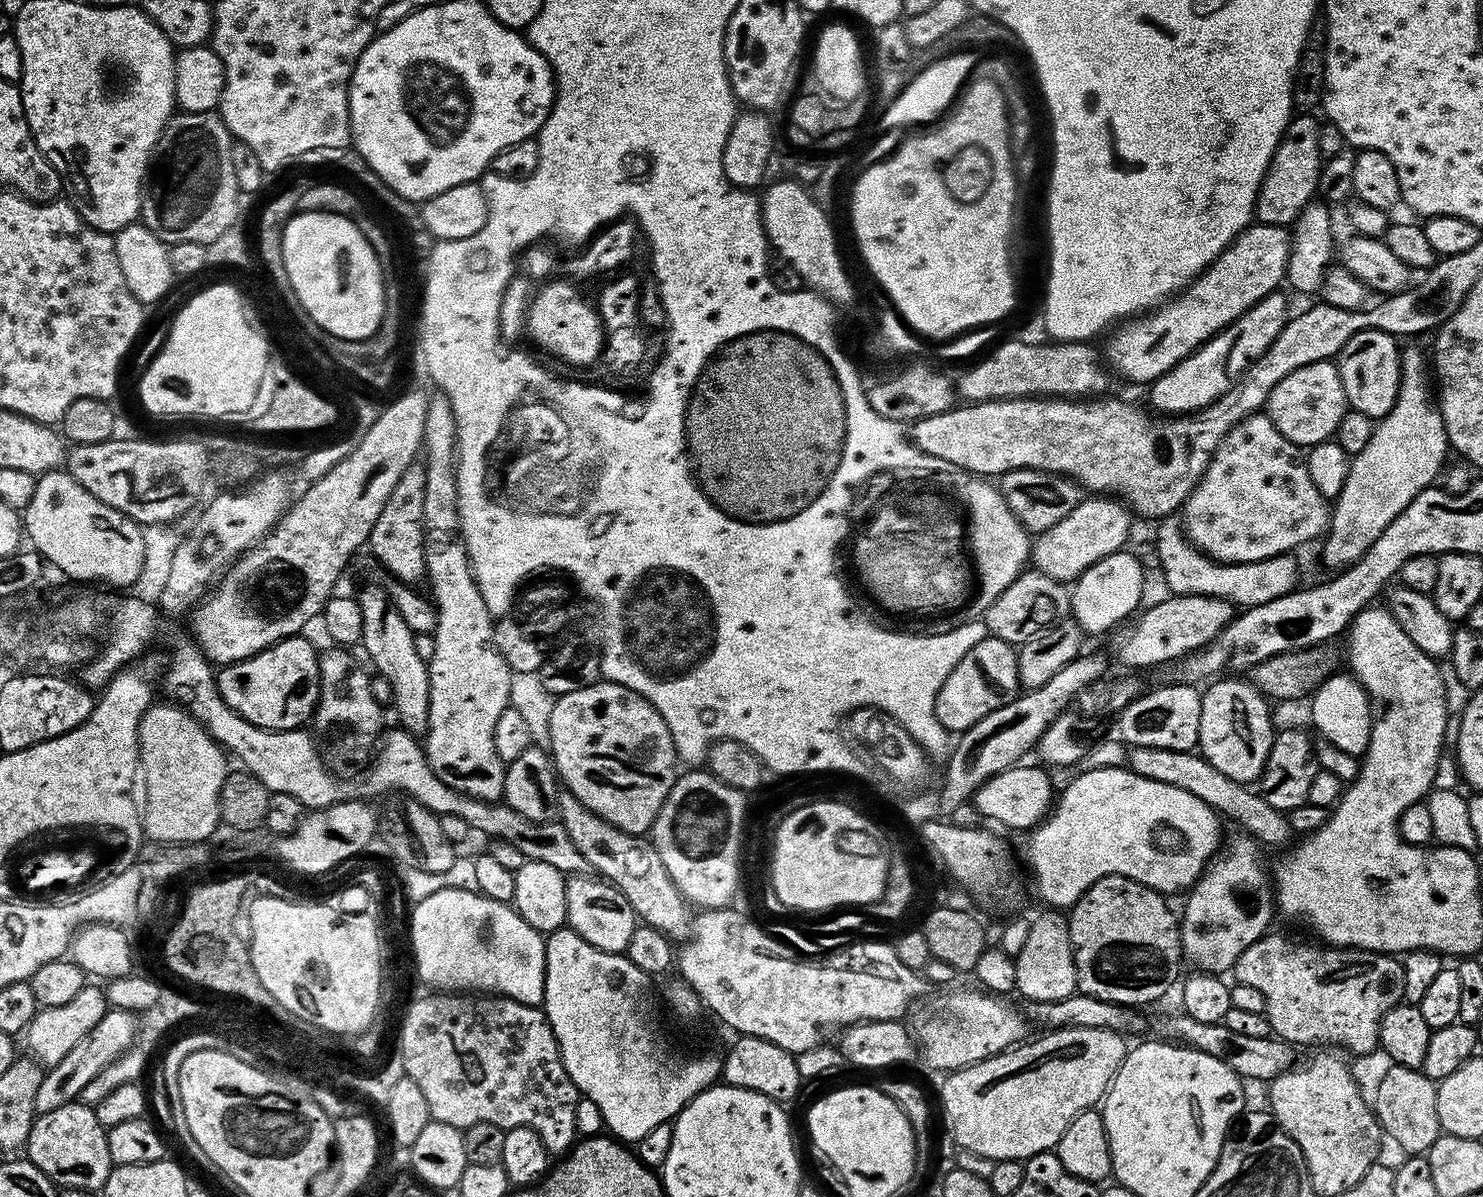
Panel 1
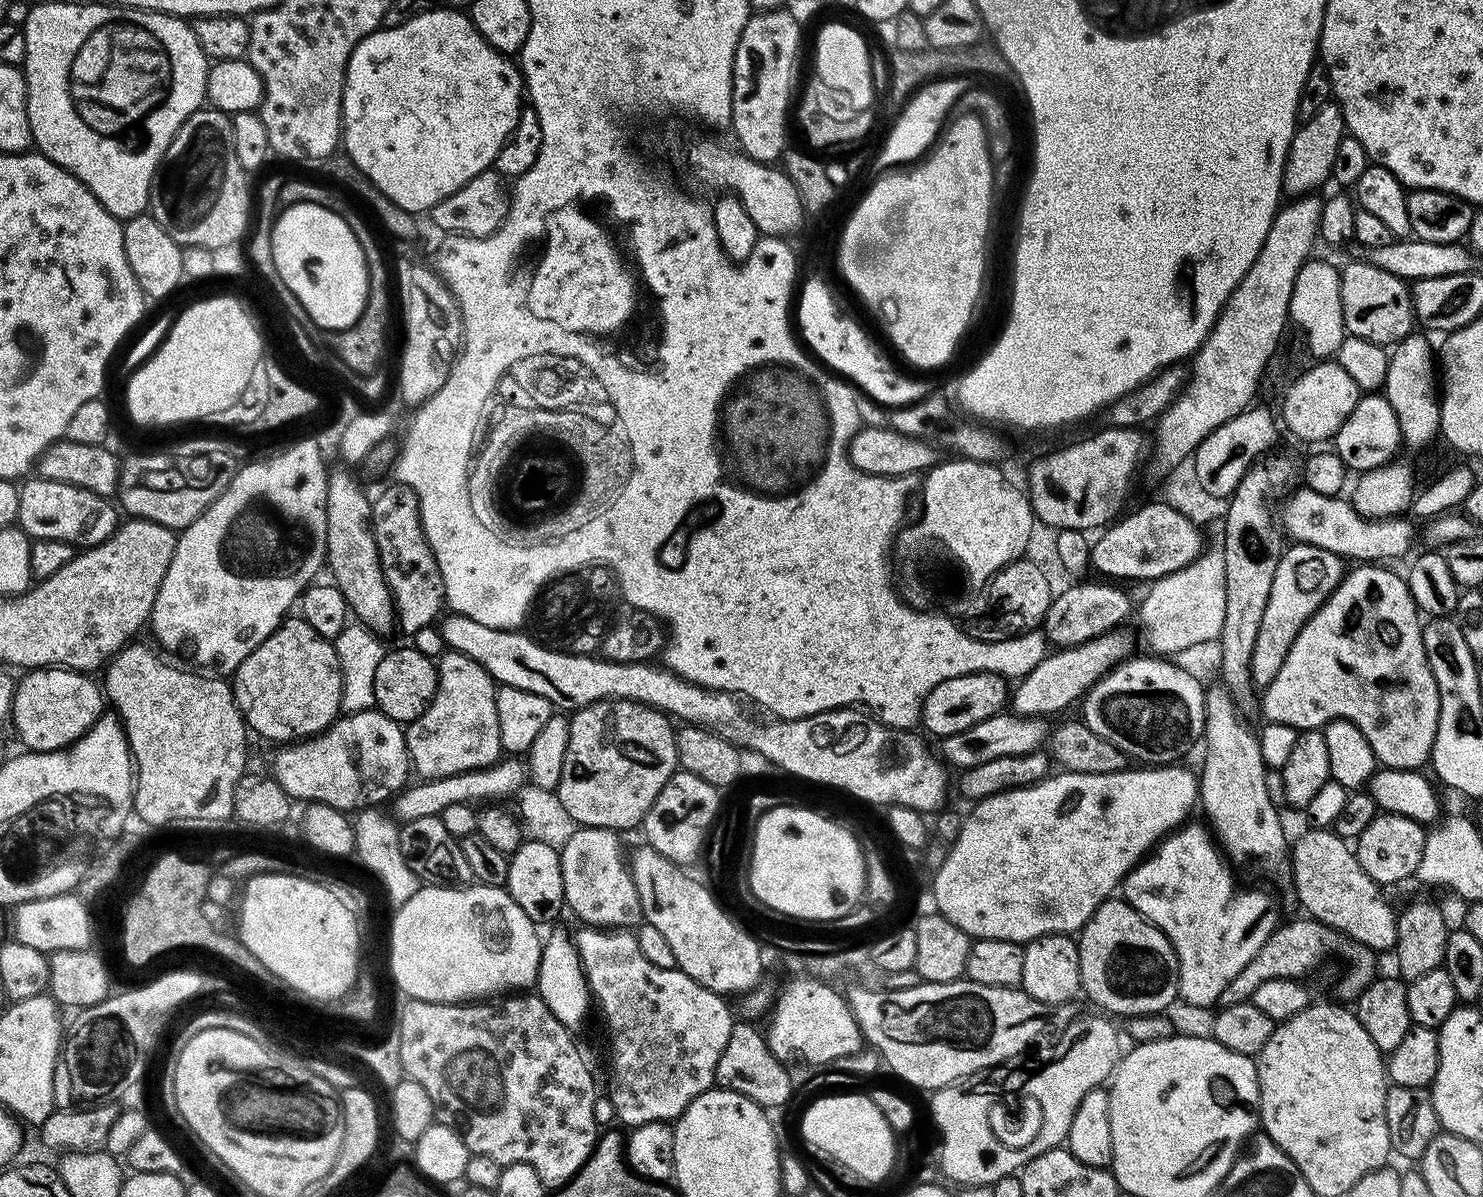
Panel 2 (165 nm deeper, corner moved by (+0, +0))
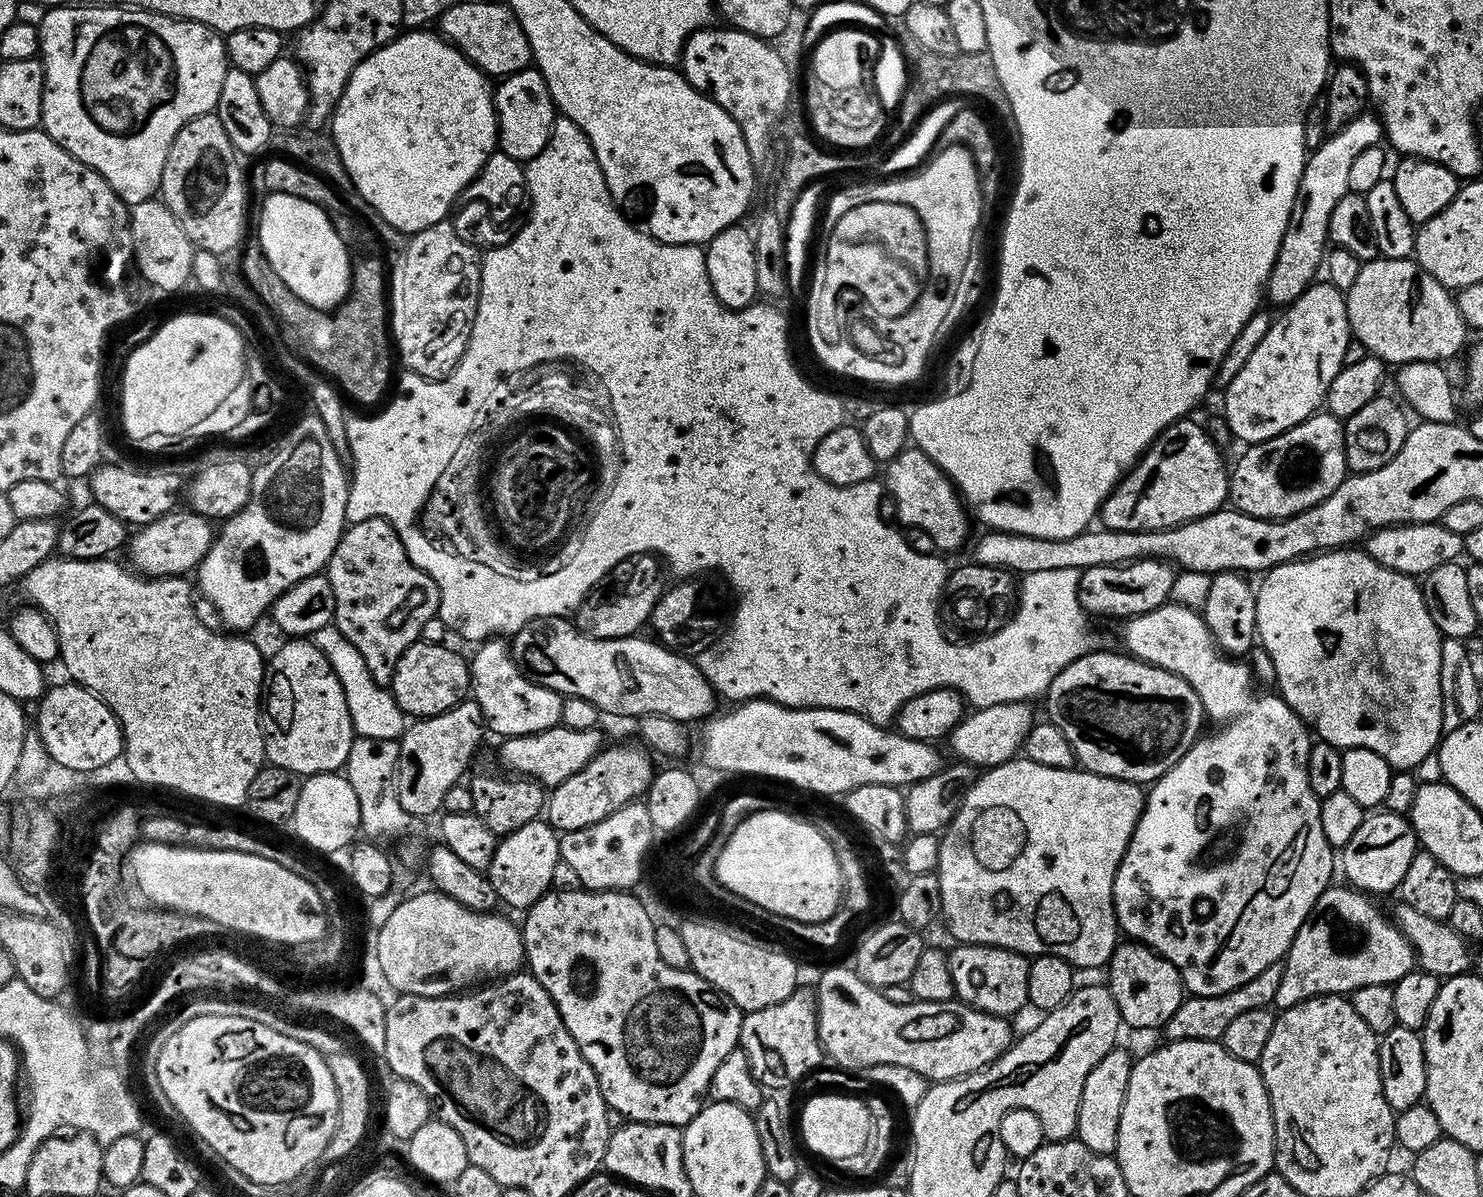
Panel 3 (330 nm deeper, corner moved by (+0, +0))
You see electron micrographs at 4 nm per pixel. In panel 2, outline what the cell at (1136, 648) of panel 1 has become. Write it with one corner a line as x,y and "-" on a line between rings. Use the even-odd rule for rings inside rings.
1113,630
1094,638
1090,642
1082,642
1073,648
1061,648
1049,651
1026,675
1019,677
1017,686
1010,696
1010,708
1018,716
1038,716
1052,718
1055,712
1068,708
1079,701
1088,692
1094,682
1098,682
1111,668
1121,664
1133,655
1134,649
1128,641
1124,630

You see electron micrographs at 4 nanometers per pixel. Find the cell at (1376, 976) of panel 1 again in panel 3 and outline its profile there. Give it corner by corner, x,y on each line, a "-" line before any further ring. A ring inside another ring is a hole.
1283,963
1266,966
1266,970
1262,970
1262,974
1254,974
1254,978
1250,978
1250,982
1242,982
1242,986
1221,996
1189,995
1178,1006
1178,1010
1174,1010
1174,1018
1170,1018
1164,1024
1162,1035
1165,1037
1163,1039
1168,1042
1174,1040
1219,1041
1231,1019
1238,1018
1245,1010
1267,1008
1273,1003
1283,969

